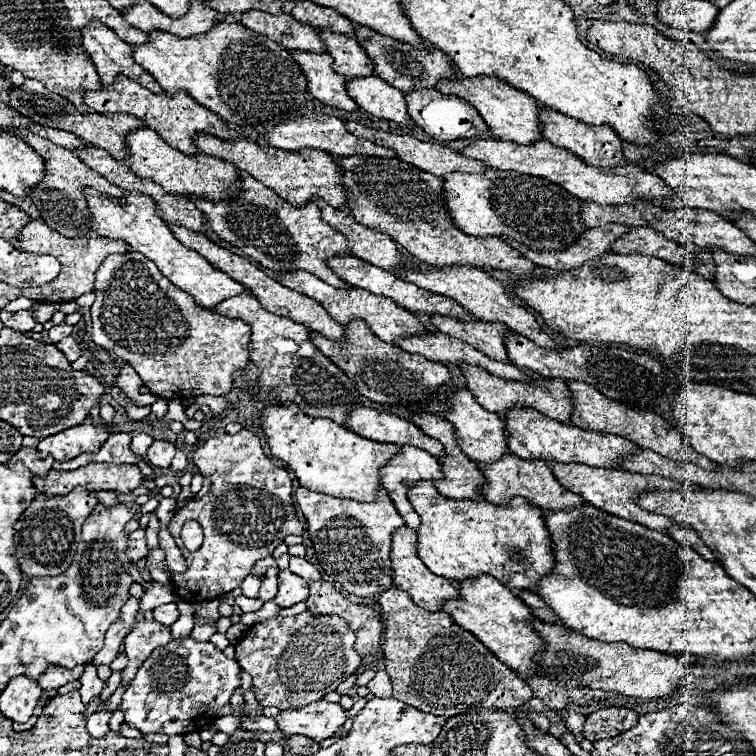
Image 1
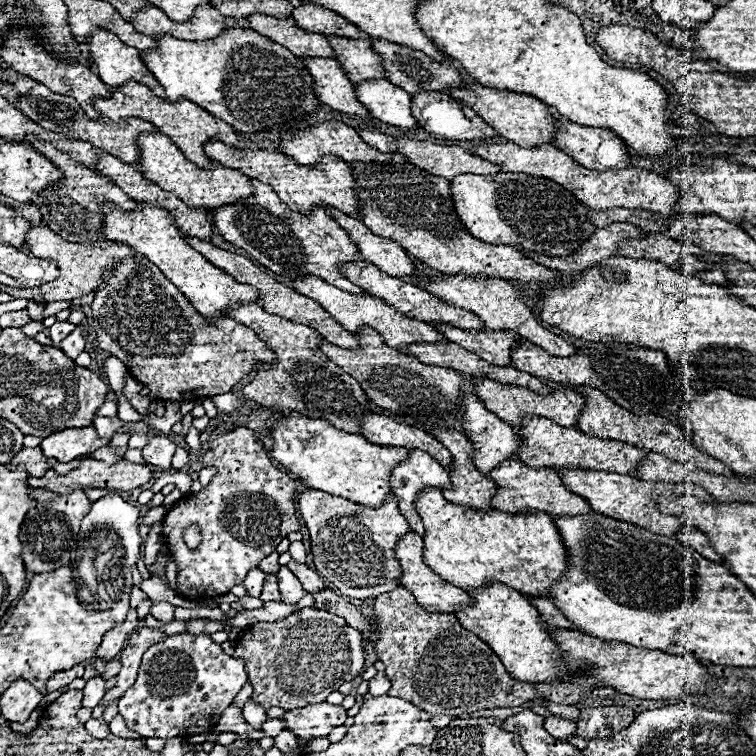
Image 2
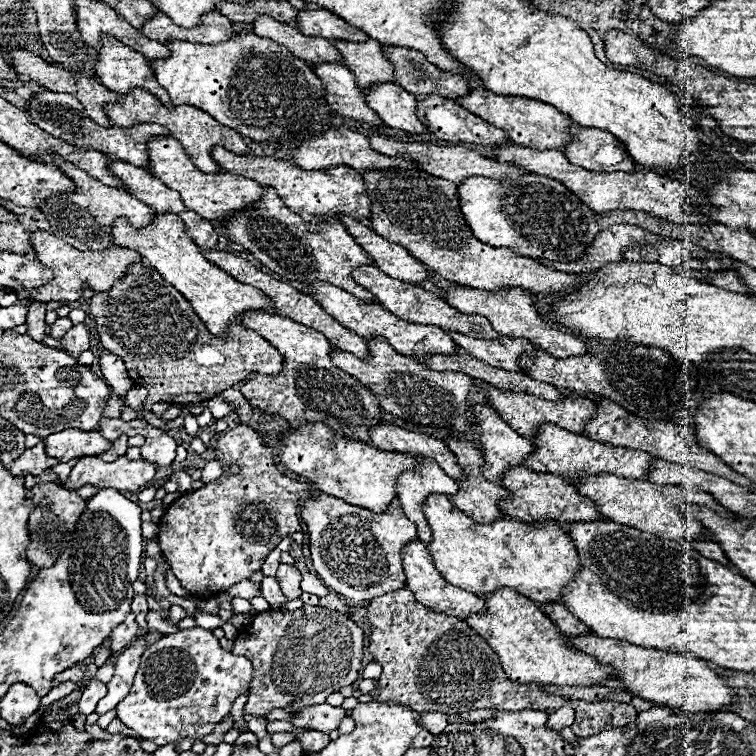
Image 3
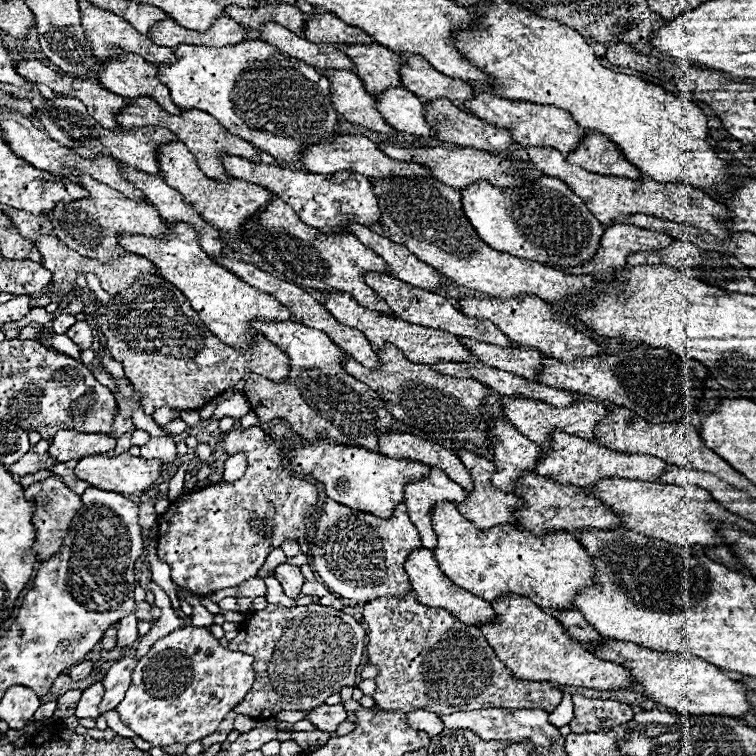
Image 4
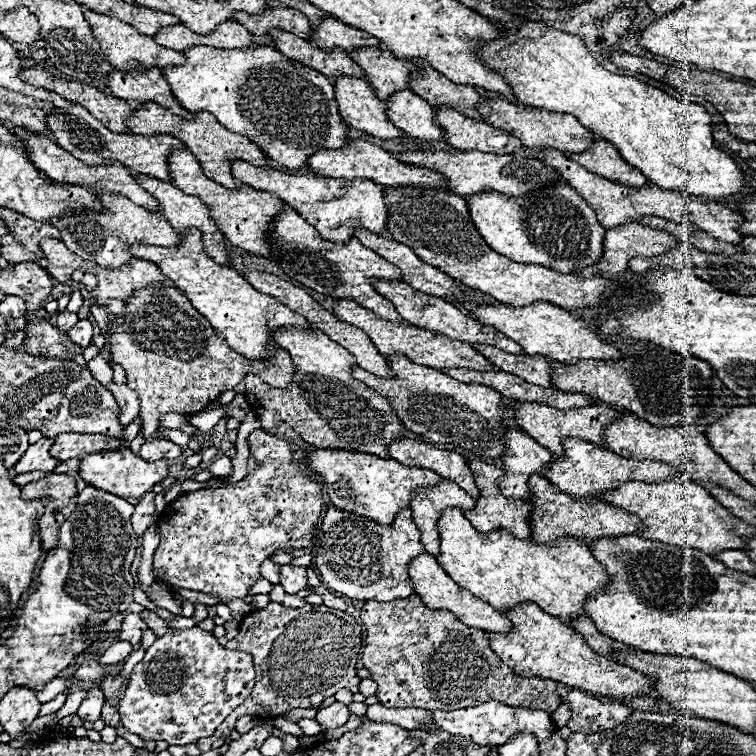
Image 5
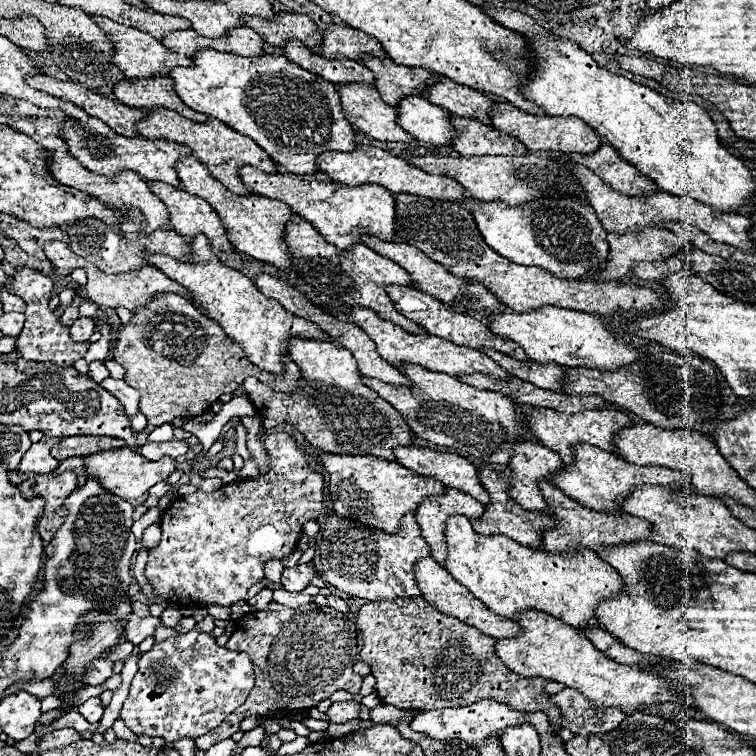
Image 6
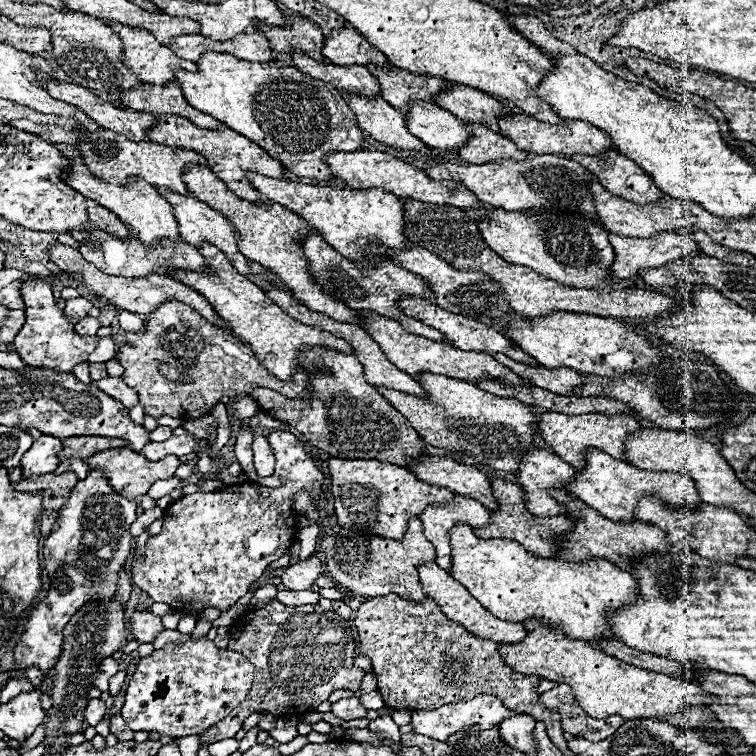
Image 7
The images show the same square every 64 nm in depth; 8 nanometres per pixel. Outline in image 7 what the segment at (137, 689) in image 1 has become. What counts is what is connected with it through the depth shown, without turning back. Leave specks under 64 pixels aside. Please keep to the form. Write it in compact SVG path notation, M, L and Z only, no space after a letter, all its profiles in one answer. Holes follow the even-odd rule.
M206 636L196 638L196 640L188 638L186 642L168 642L164 648L154 650L148 658L140 658L140 662L138 662L138 666L136 666L136 674L134 674L134 676L132 676L132 680L130 680L130 686L128 686L128 692L126 692L126 702L124 702L122 710L120 710L120 714L122 714L122 718L126 720L128 728L130 728L130 730L134 730L134 732L158 732L158 734L168 734L170 738L202 734L204 730L208 730L208 728L216 726L216 722L224 720L224 718L230 714L230 710L232 710L232 708L236 708L236 706L238 706L238 704L246 698L248 690L252 688L252 678L254 678L254 666L252 666L252 662L250 662L244 654L234 652L234 650L226 650L226 648L218 648L218 646L214 646L214 642L212 642L212 640L208 640Z

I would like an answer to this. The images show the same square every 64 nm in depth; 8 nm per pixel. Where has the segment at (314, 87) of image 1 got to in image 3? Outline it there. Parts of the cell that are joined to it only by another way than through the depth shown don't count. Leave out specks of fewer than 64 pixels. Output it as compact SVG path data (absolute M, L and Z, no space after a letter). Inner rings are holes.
M316 62L316 64L310 64L310 68L322 80L324 98L336 114L362 120L374 126L382 126L376 112L364 102L362 88L356 86L354 74L344 64Z

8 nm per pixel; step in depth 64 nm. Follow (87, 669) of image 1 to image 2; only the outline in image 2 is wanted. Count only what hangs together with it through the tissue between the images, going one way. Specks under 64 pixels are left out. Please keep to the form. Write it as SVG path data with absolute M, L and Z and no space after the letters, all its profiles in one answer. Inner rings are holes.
M94 676L90 680L86 680L86 686L84 686L84 700L82 700L82 706L84 708L96 708L100 698L104 696L104 678L100 676Z

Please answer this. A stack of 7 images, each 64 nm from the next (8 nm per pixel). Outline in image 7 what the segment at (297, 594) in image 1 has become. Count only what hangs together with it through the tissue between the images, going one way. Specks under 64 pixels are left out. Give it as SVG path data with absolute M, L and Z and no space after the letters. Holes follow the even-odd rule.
M312 556L304 562L288 566L280 578L288 590L298 592L298 590L308 590L318 576L322 576L322 562L316 556Z

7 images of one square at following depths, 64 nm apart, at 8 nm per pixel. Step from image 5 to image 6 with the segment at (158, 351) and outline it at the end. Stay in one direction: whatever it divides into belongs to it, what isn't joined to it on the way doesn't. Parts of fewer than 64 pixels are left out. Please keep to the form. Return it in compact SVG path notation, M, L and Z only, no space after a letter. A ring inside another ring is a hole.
M156 294L156 298L148 302L148 306L134 310L130 322L120 326L112 354L114 354L114 360L126 368L124 382L140 392L140 412L148 420L144 428L146 434L150 434L160 424L170 422L174 416L194 418L204 414L222 394L238 390L248 376L258 378L260 382L264 382L276 392L294 392L296 382L300 380L300 370L290 358L284 358L284 374L272 374L272 372L260 370L260 366L252 364L244 356L238 344L232 344L228 340L228 336L222 332L218 324L208 320L190 300L180 298L178 294Z

